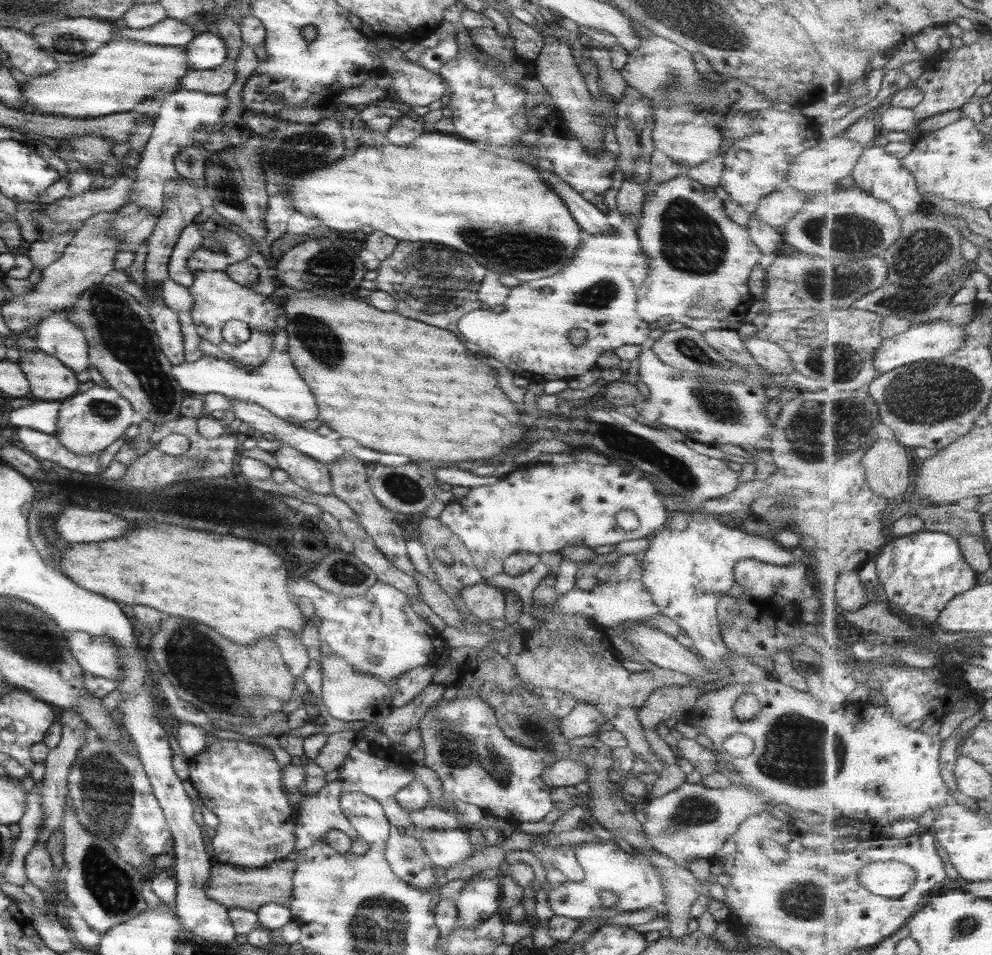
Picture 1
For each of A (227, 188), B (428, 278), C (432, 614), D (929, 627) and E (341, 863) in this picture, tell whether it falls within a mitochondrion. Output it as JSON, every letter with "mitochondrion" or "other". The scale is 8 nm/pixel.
{"A":"mitochondrion","B":"mitochondrion","C":"other","D":"other","E":"other"}

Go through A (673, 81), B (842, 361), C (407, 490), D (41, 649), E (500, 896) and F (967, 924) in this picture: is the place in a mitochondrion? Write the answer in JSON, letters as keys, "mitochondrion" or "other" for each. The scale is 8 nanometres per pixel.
{"A":"mitochondrion","B":"mitochondrion","C":"mitochondrion","D":"mitochondrion","E":"other","F":"mitochondrion"}

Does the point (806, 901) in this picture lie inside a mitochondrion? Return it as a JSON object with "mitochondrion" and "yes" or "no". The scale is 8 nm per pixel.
{"mitochondrion":"yes"}

